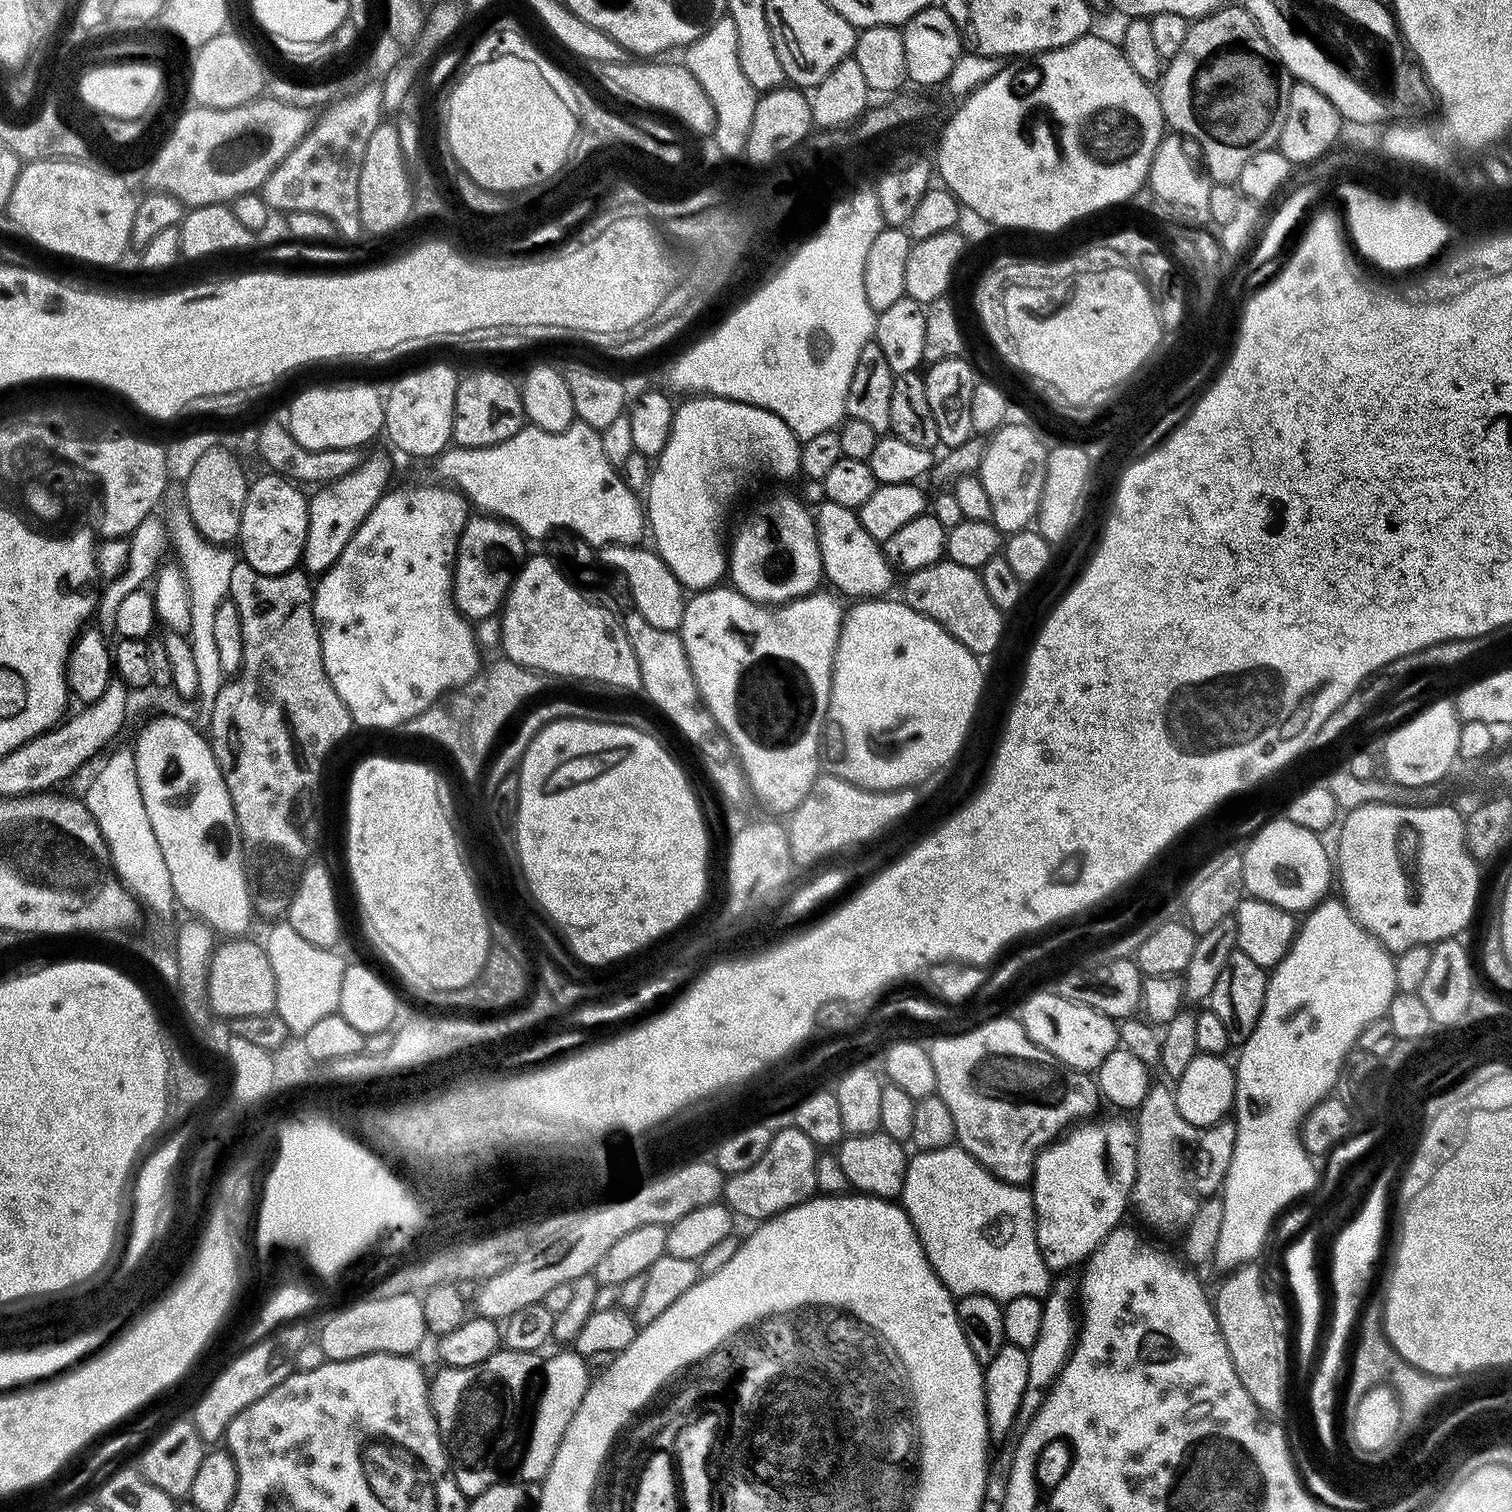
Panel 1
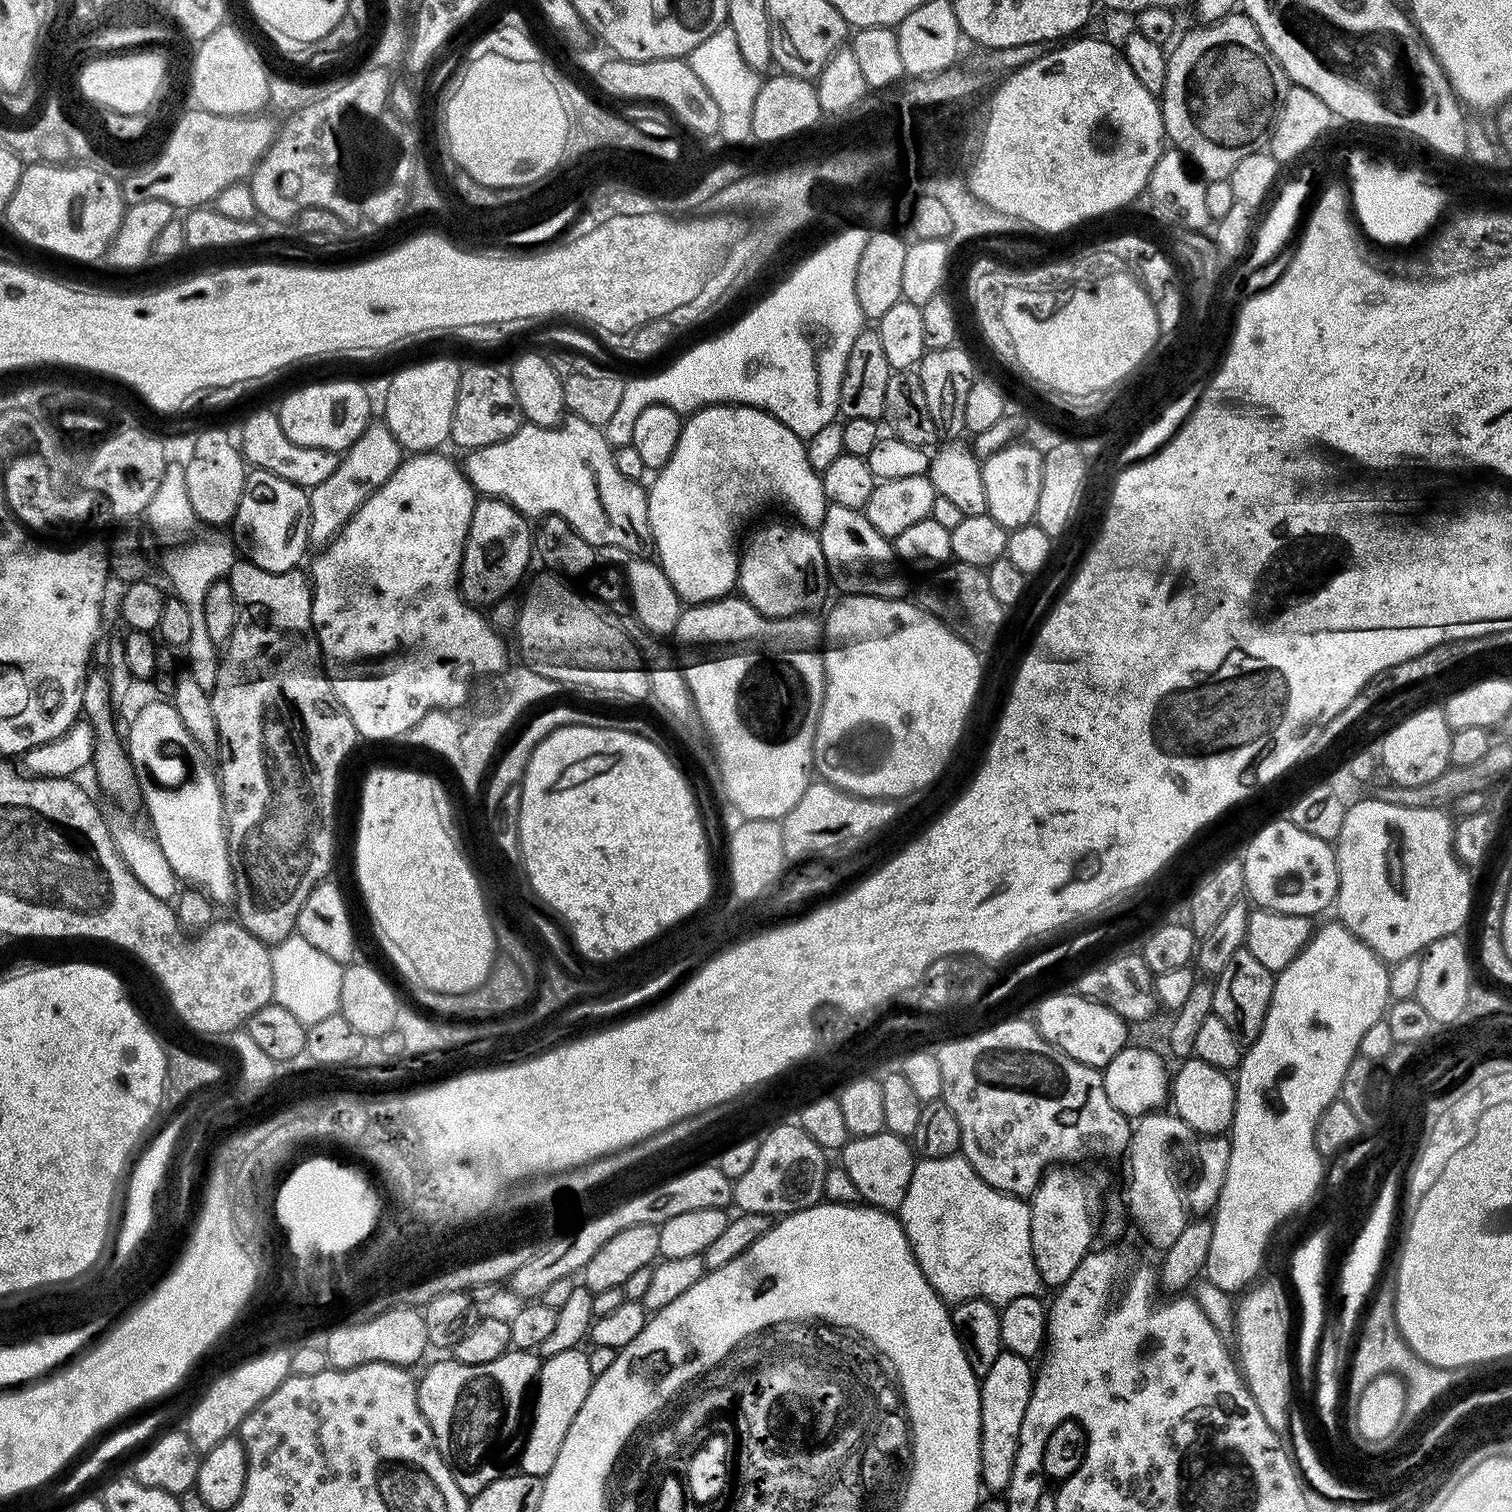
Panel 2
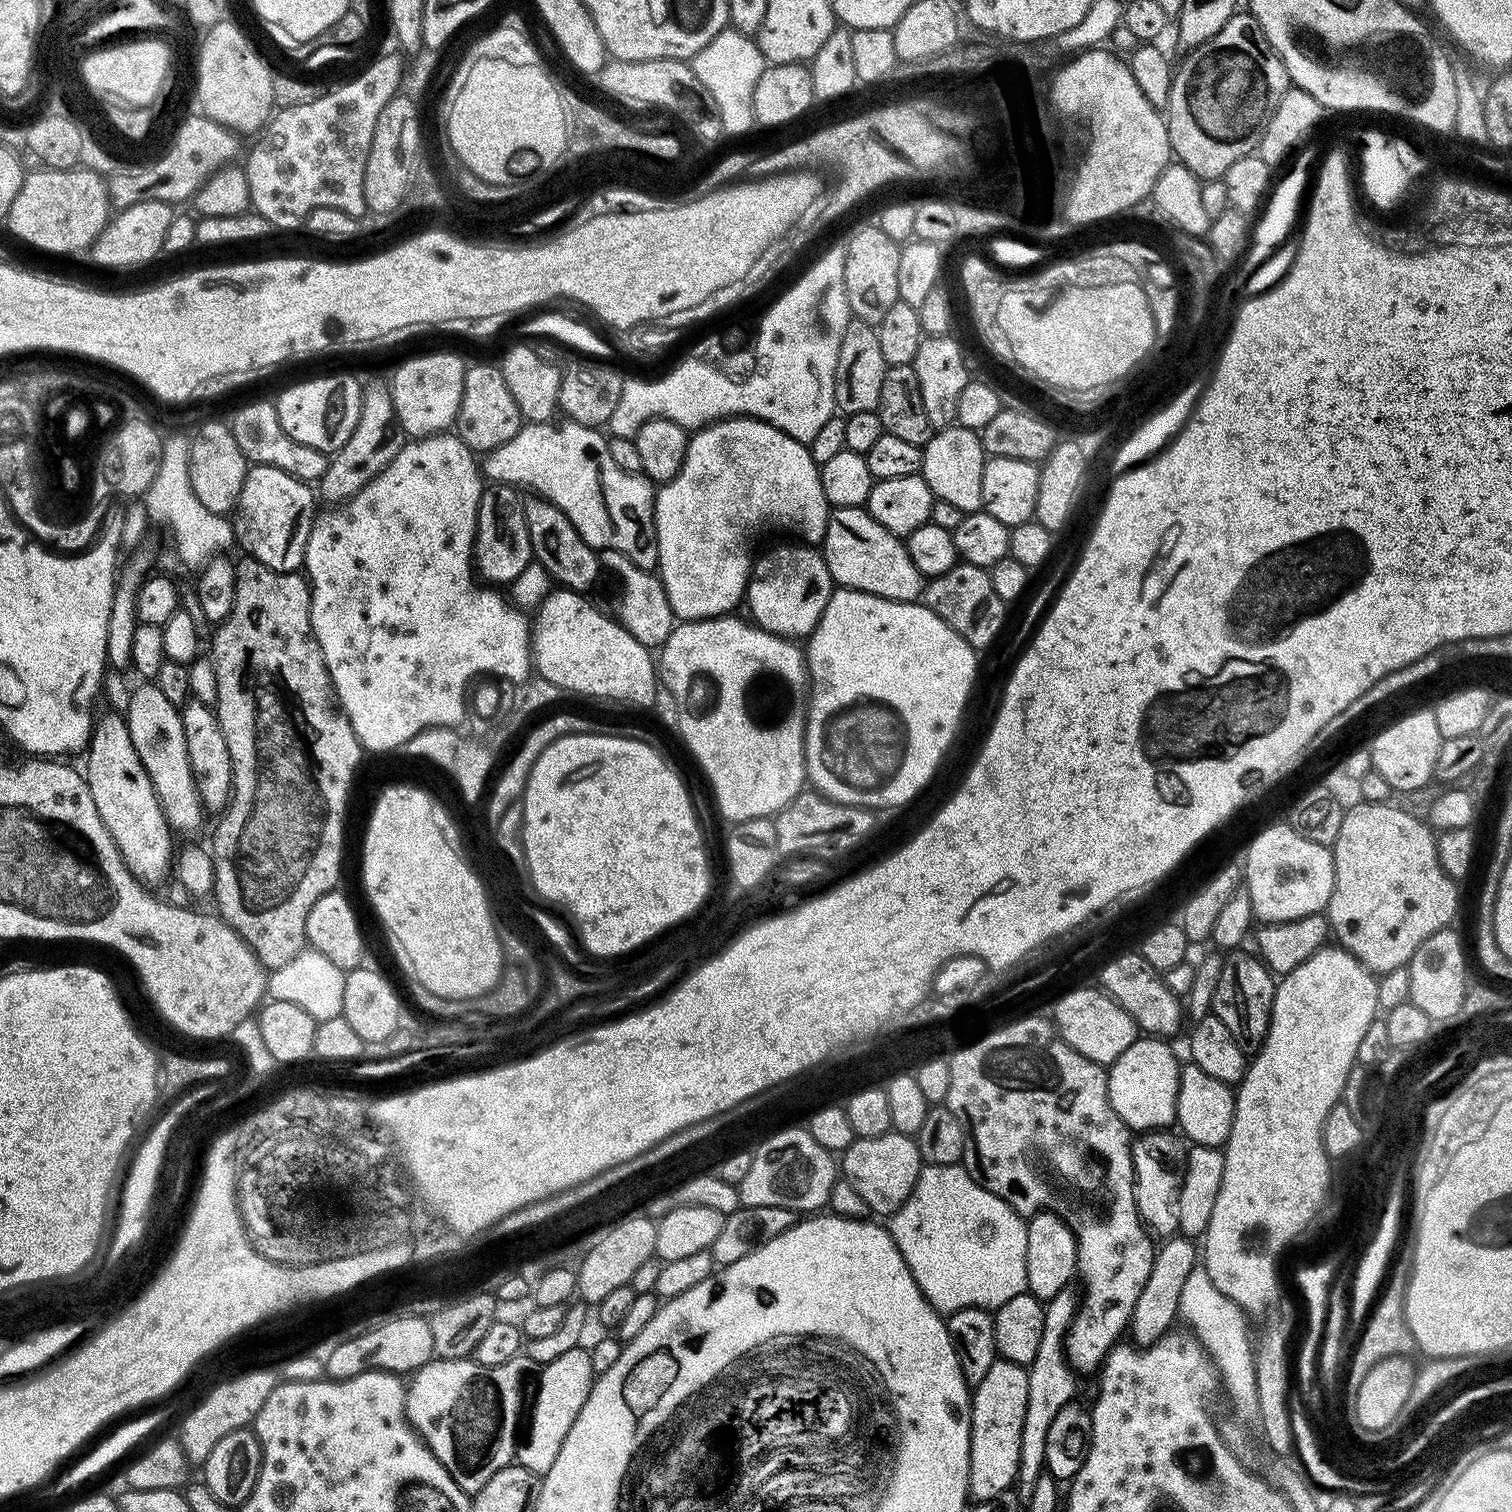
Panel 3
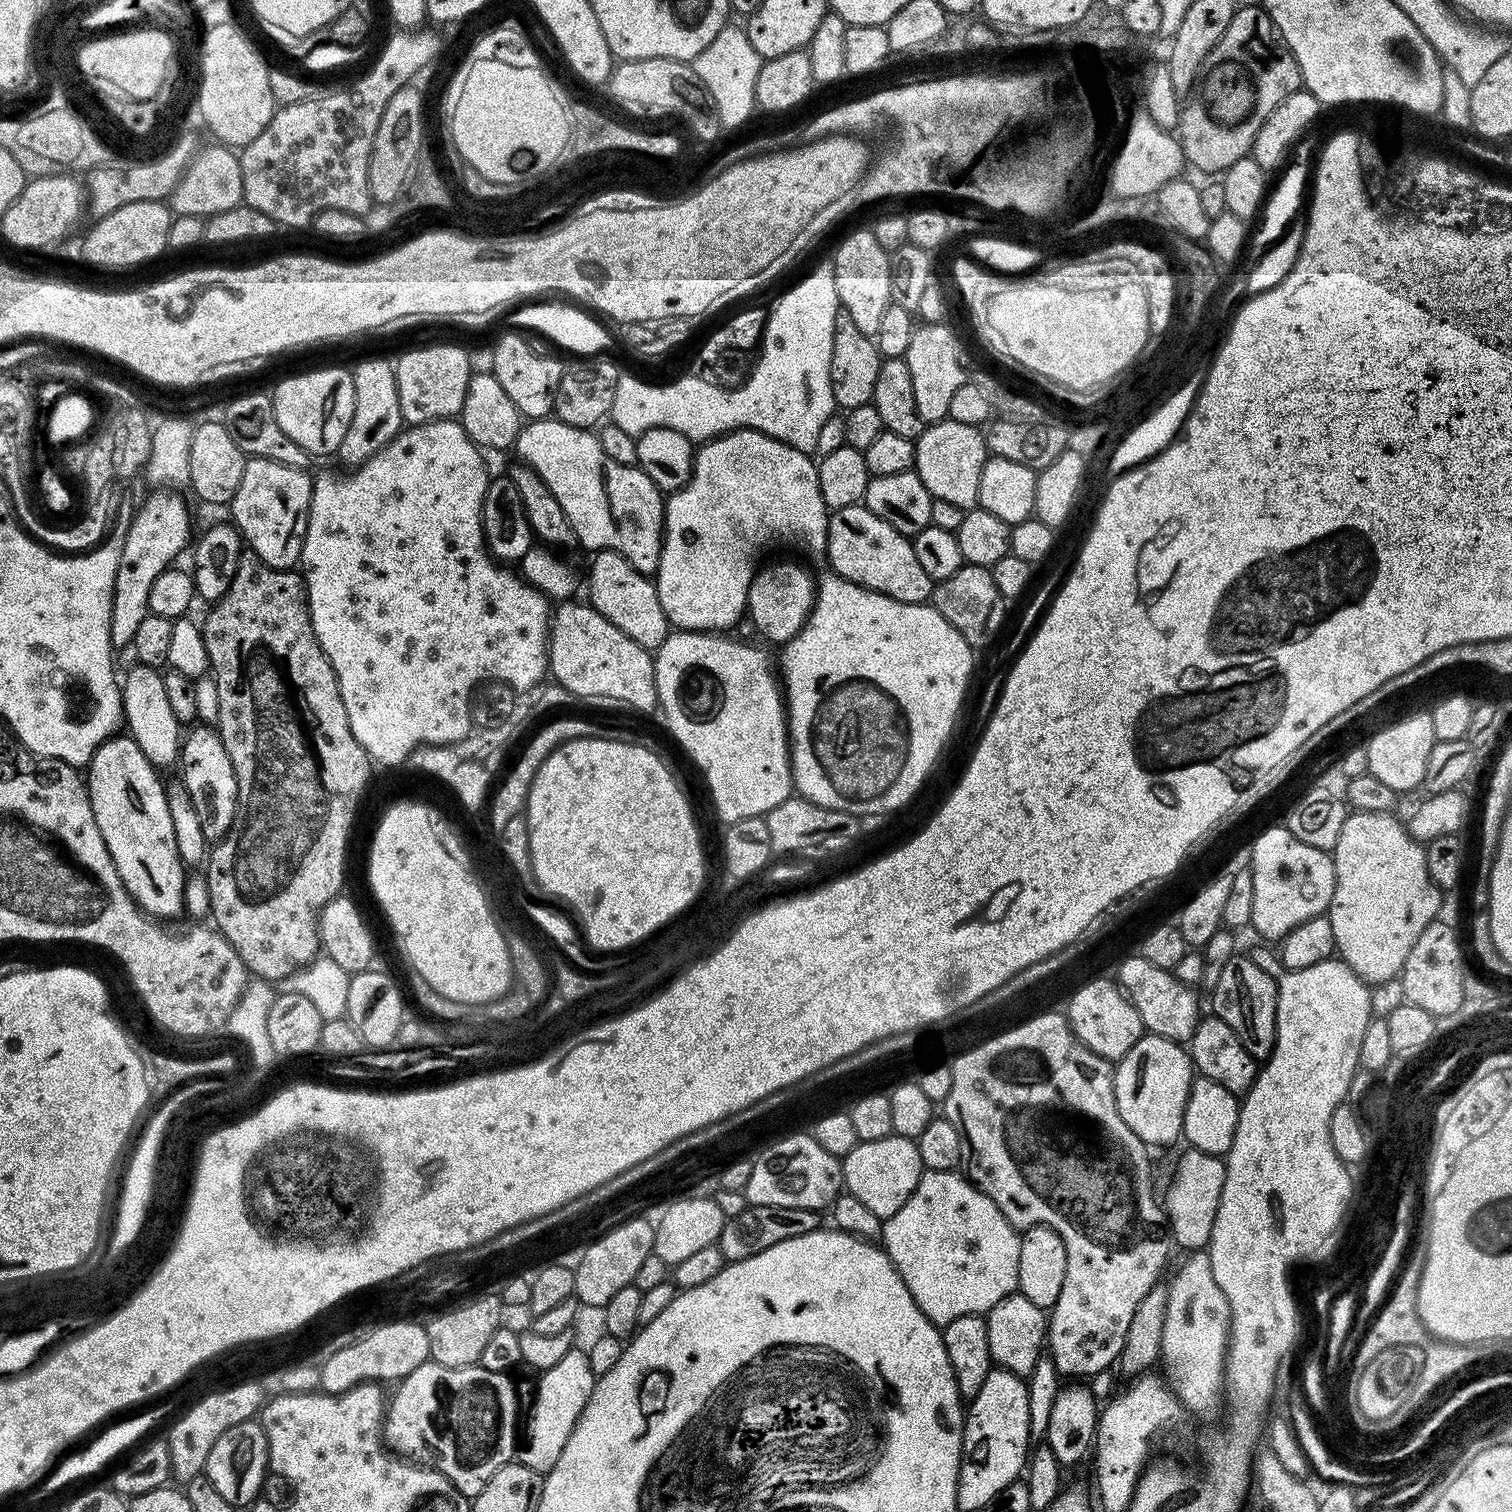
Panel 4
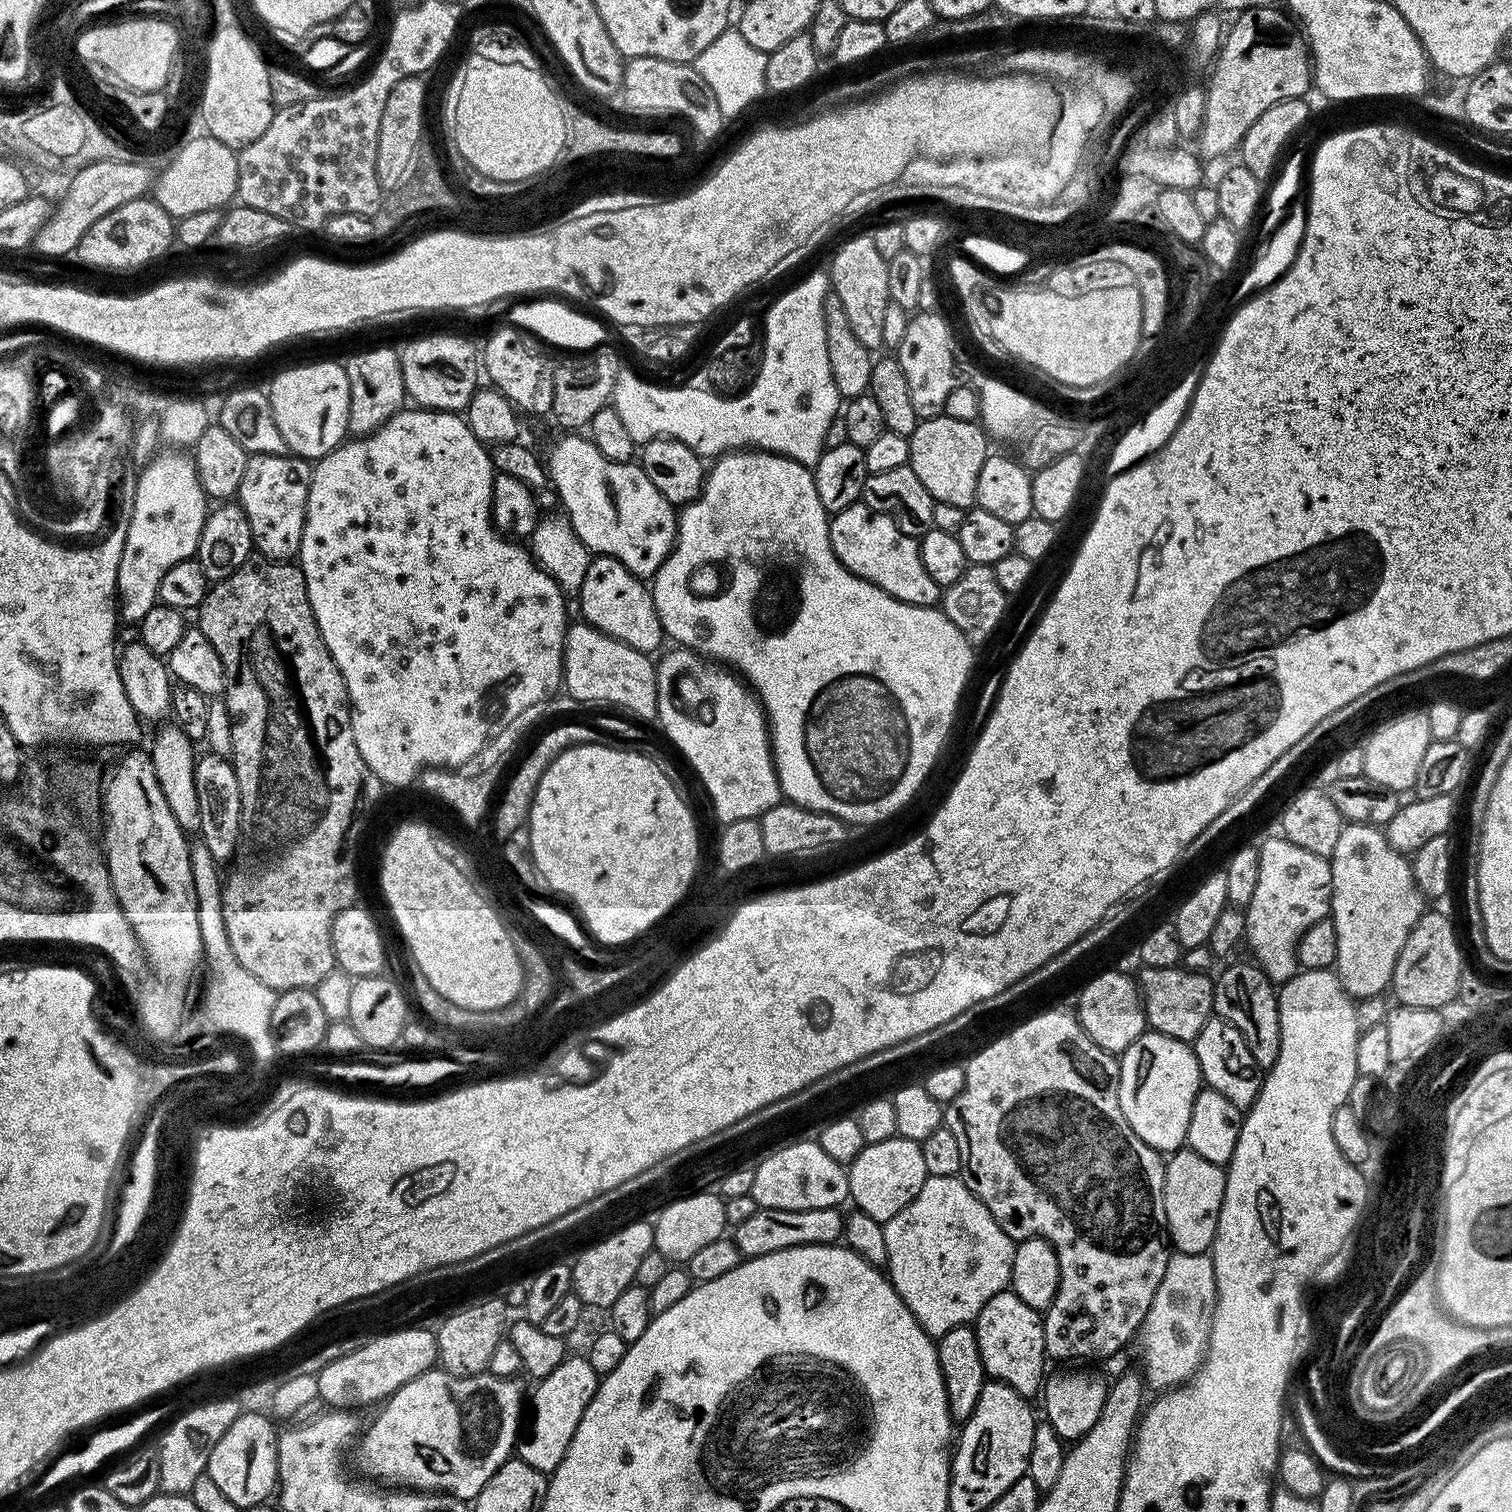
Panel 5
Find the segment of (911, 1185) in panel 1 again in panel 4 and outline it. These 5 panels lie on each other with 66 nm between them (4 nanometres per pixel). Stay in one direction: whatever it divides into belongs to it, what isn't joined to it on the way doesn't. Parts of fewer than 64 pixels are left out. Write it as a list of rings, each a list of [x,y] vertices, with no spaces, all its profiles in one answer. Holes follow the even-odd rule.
[[[925,1171],[914,1194],[906,1198],[906,1206],[884,1221],[882,1247],[898,1270],[902,1282],[906,1282],[906,1290],[910,1290],[914,1302],[918,1302],[918,1310],[922,1310],[932,1324],[943,1326],[966,1314],[987,1314],[991,1308],[998,1306],[998,1302],[1002,1302],[1002,1298],[1017,1291],[1020,1237],[1017,1228],[1006,1222],[1002,1210],[998,1210],[986,1194],[979,1192],[967,1175],[959,1171]]]

